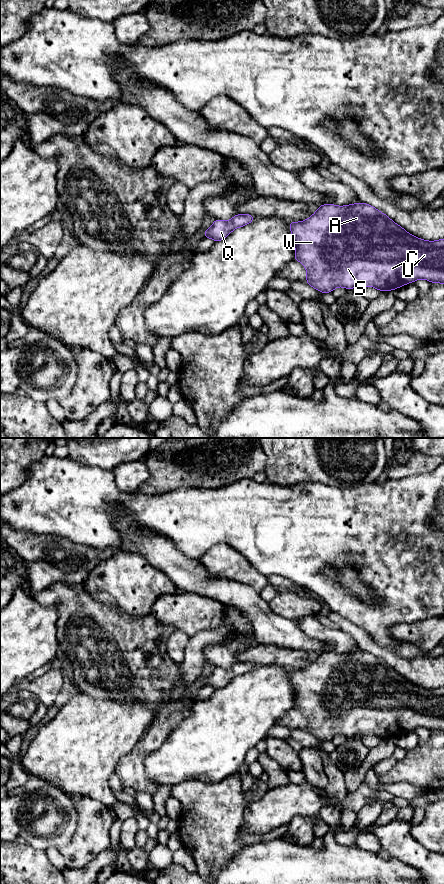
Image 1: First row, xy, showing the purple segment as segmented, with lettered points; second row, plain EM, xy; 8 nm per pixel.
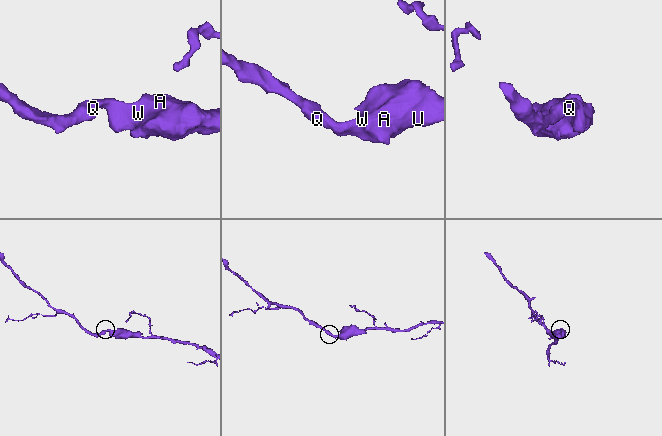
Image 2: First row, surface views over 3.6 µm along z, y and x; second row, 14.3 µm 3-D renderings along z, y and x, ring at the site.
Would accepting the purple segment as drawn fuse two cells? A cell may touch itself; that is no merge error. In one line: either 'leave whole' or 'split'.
leave whole

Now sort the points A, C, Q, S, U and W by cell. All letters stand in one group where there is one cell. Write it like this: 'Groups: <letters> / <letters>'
Groups: A C Q S U W

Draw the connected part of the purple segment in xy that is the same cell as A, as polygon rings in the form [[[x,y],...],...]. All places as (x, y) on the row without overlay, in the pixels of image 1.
[[[358,650],[341,655],[323,652],[311,665],[301,670],[291,669],[289,675],[295,693],[294,708],[305,715],[306,731],[322,741],[330,741],[336,735],[352,738],[355,734],[390,739],[419,727],[444,732],[444,687],[426,689],[417,686],[369,652]]]

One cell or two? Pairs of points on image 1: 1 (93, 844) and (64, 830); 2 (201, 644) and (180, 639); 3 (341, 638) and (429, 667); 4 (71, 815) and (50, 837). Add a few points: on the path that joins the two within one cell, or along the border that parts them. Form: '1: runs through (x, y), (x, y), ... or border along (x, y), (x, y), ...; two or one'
1: border along (78, 812), (74, 836), (66, 844), (58, 848); two
2: border along (189, 638), (185, 646), (183, 660), (179, 663); two
3: border along (338, 628), (348, 634), (357, 644); two
4: runs through (66, 820), (55, 832); one

